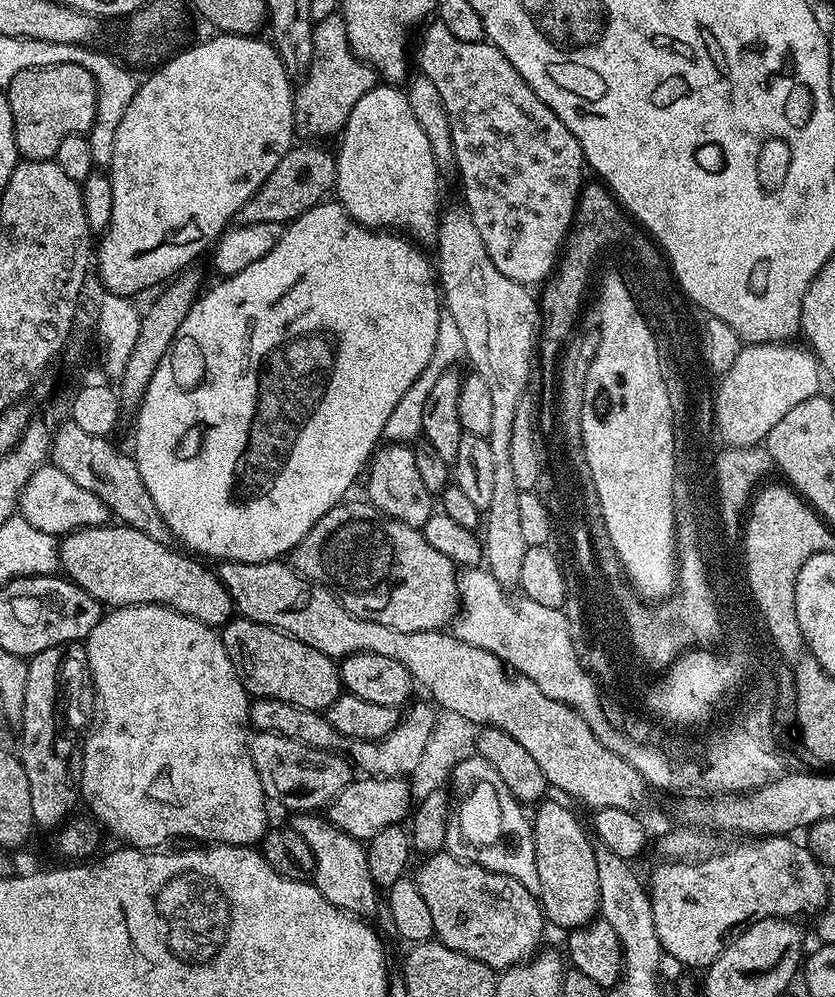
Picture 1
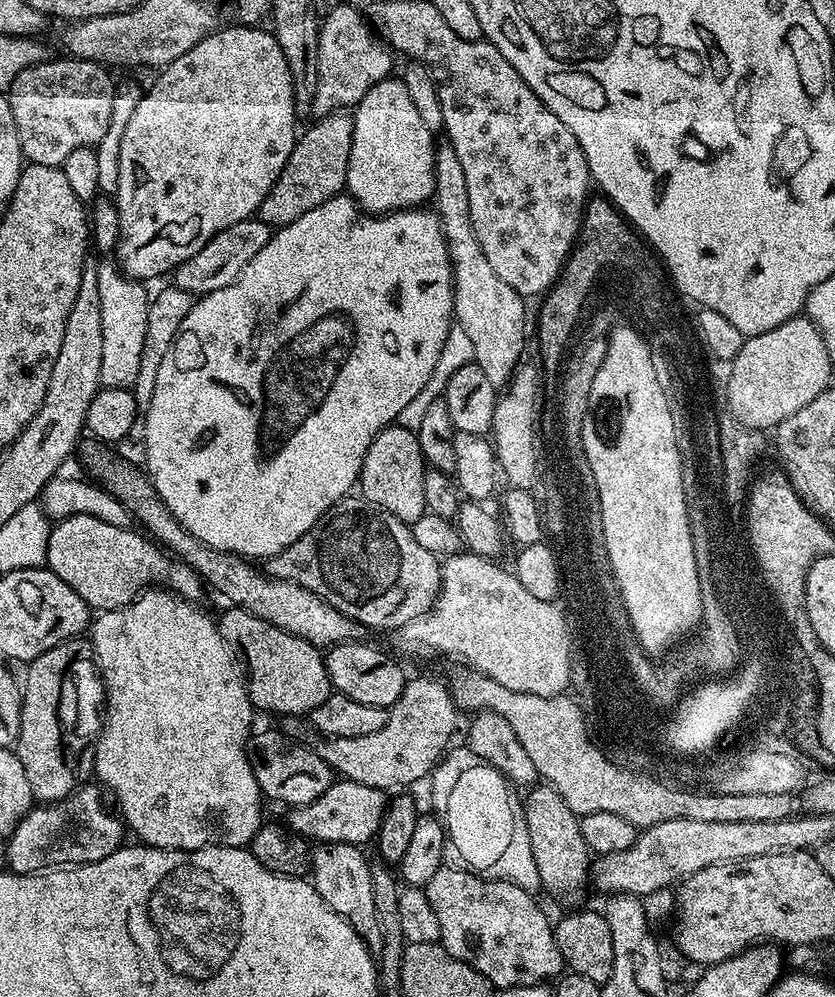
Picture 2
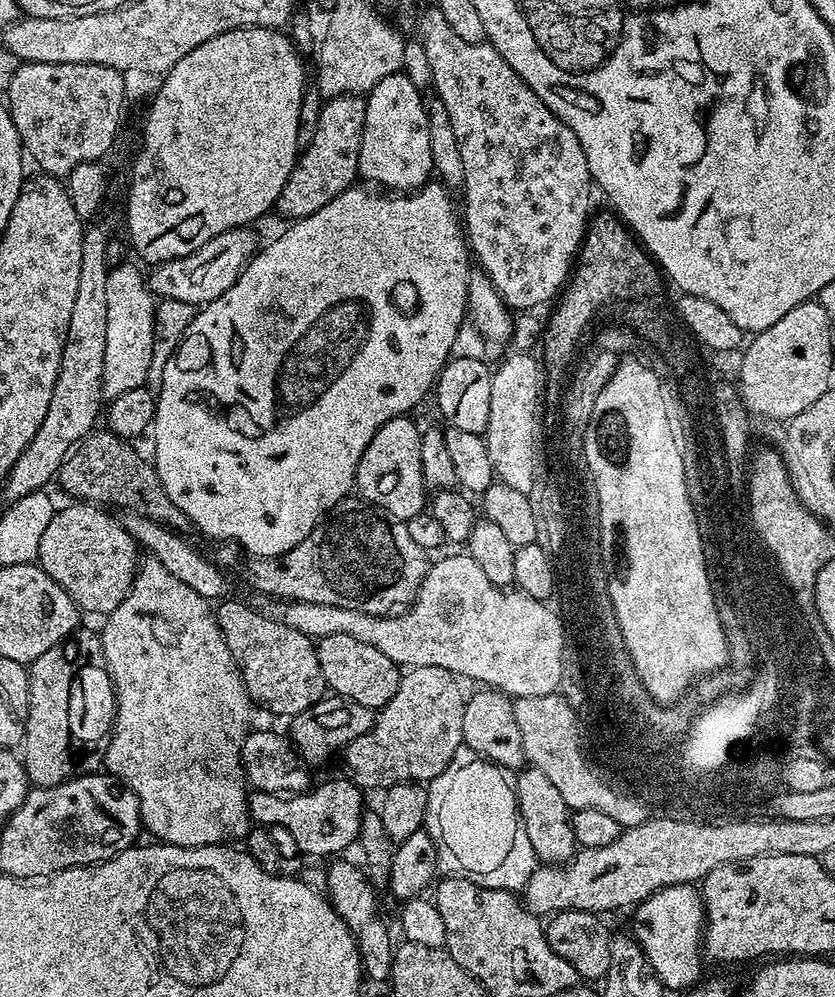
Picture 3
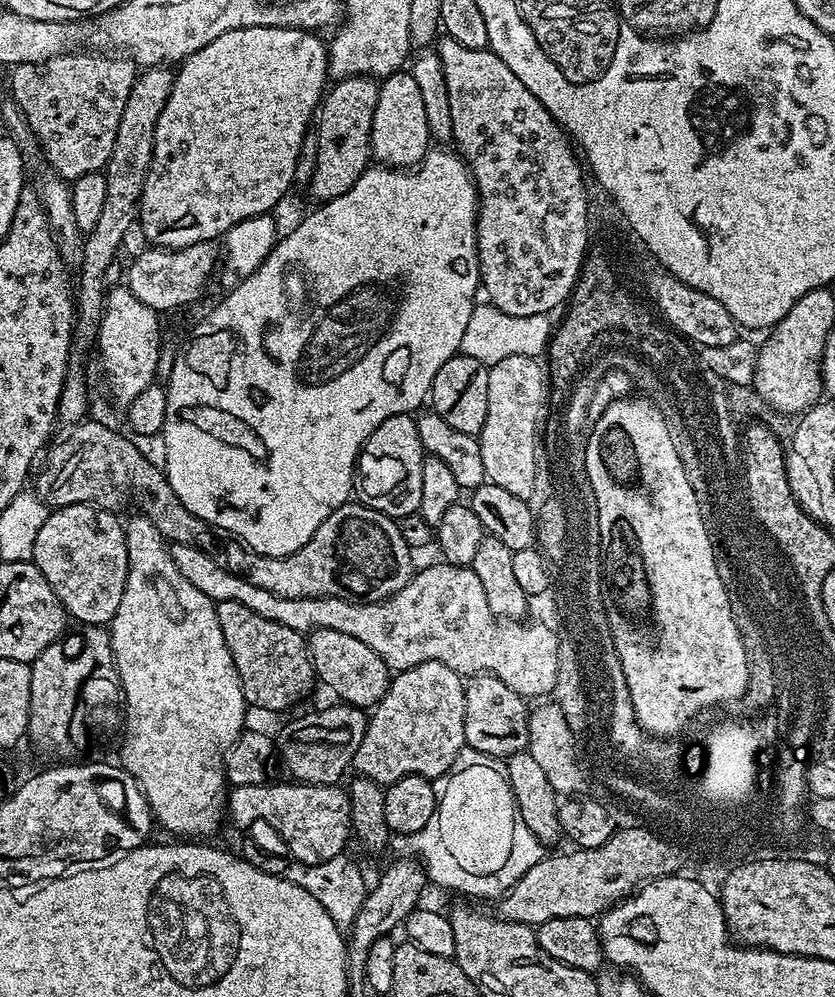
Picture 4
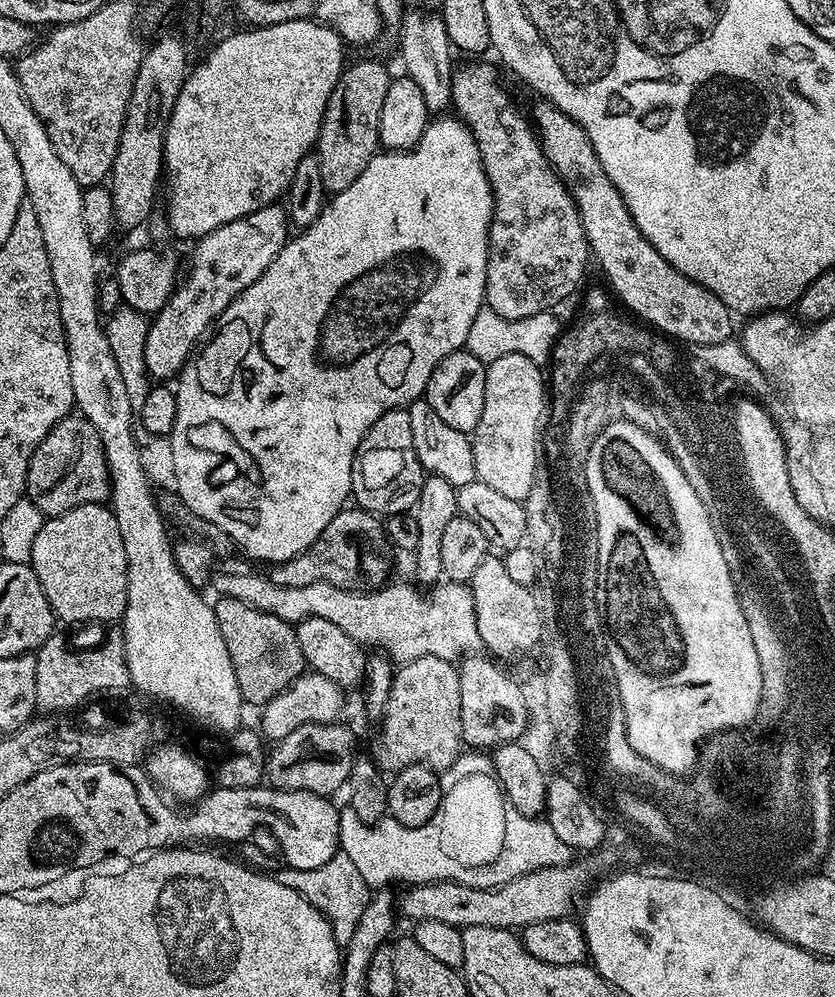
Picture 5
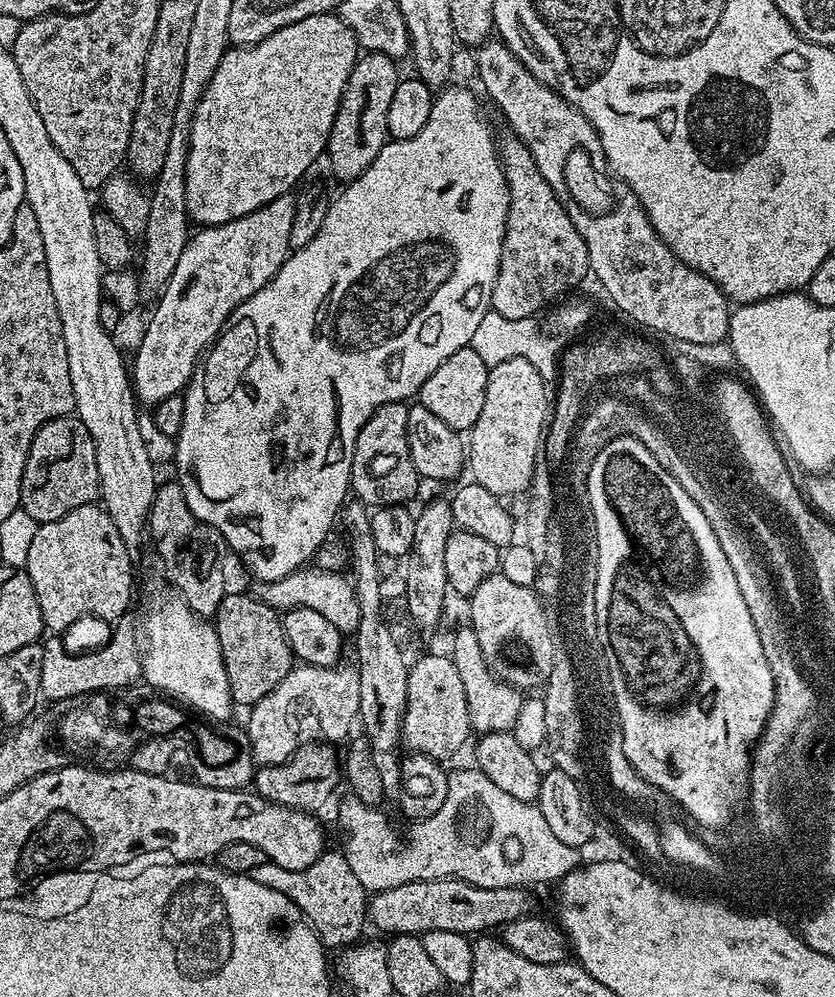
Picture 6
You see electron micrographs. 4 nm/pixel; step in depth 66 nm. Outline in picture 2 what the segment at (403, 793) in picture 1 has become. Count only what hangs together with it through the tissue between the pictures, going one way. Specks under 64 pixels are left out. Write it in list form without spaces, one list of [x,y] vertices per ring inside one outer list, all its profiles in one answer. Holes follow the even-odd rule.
[[[337,779],[314,802],[297,804],[291,809],[287,827],[297,837],[316,844],[354,844],[364,846],[377,835],[386,805],[385,789],[362,786],[358,782]]]

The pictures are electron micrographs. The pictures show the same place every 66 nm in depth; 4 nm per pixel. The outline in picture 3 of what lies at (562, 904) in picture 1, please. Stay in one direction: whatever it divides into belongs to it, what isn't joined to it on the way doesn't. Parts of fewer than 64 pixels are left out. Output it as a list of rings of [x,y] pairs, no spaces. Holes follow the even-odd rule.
[[[528,766],[521,769],[517,776],[514,780],[516,804],[519,806],[520,817],[524,820],[524,829],[537,861],[543,865],[569,862],[575,856],[578,845],[572,828],[572,812],[567,802],[542,770]]]

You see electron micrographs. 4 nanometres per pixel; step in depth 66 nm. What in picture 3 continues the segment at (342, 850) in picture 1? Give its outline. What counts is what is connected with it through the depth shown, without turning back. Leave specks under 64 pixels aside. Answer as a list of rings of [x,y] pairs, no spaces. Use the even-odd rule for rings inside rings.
[[[336,858],[331,861],[332,864],[326,870],[326,884],[328,880],[327,899],[330,901],[337,914],[344,920],[344,924],[352,931],[356,938],[356,949],[360,951],[360,966],[365,977],[372,980],[387,981],[392,974],[392,953],[394,943],[392,936],[388,933],[388,928],[380,924],[376,917],[376,896],[377,889],[372,887],[372,883],[364,876],[359,867],[356,868],[348,860]]]

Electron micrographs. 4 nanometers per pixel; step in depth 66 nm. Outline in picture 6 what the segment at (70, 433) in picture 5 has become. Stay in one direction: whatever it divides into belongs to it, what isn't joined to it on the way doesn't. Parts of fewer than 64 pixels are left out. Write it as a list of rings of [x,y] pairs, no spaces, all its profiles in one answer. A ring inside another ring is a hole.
[[[72,414],[46,422],[38,434],[34,434],[26,470],[22,470],[20,507],[41,525],[62,518],[70,510],[78,510],[78,506],[93,503],[99,494],[96,444],[90,438],[90,430]]]

